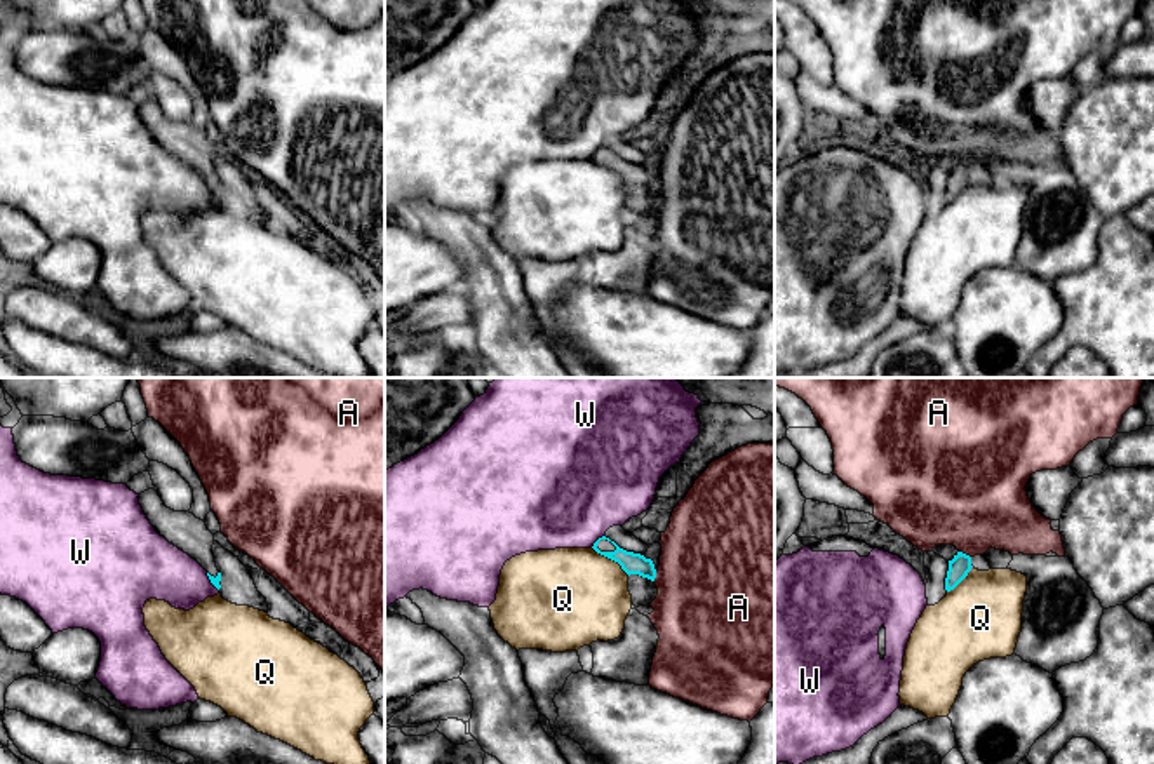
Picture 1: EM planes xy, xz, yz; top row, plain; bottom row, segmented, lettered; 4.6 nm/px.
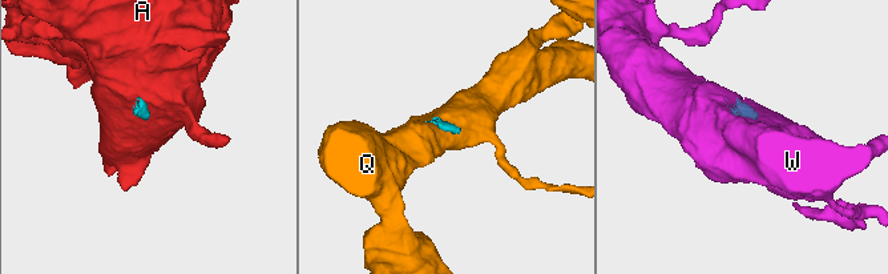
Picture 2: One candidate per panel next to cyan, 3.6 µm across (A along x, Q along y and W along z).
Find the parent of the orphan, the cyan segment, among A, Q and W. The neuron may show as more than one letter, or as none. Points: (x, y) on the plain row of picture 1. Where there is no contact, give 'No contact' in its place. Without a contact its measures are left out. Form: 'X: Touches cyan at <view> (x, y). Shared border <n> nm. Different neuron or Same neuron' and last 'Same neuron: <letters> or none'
A: Touches cyan at yz (965, 164). Shared border 70 nm. Different neuron
Q: Touches cyan at xz (611, 169). Shared border 220 nm. Different neuron
W: Touches cyan at xz (596, 152). Shared border 90 nm. Different neuron
Same neuron: none

